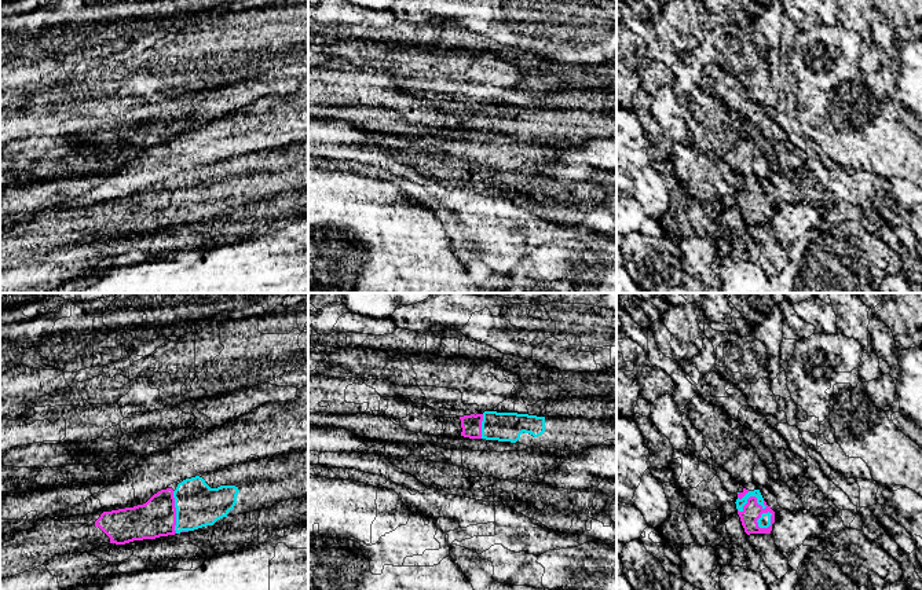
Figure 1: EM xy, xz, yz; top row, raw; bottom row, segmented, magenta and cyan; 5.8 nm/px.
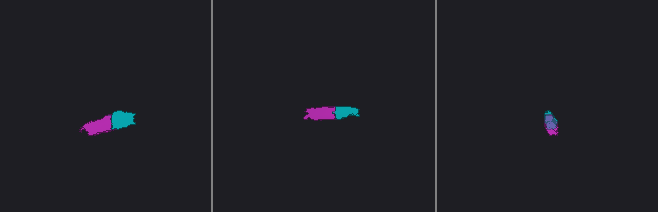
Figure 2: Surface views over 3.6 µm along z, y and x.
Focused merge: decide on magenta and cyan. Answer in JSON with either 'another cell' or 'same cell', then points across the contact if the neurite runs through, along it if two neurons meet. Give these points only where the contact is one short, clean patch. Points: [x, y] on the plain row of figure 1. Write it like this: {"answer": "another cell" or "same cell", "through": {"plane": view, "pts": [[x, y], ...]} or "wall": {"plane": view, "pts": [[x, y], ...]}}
{"answer": "same cell", "through": {"plane": "yz", "pts": [[752, 204], [752, 189], [745, 194], [739, 194]]}}

